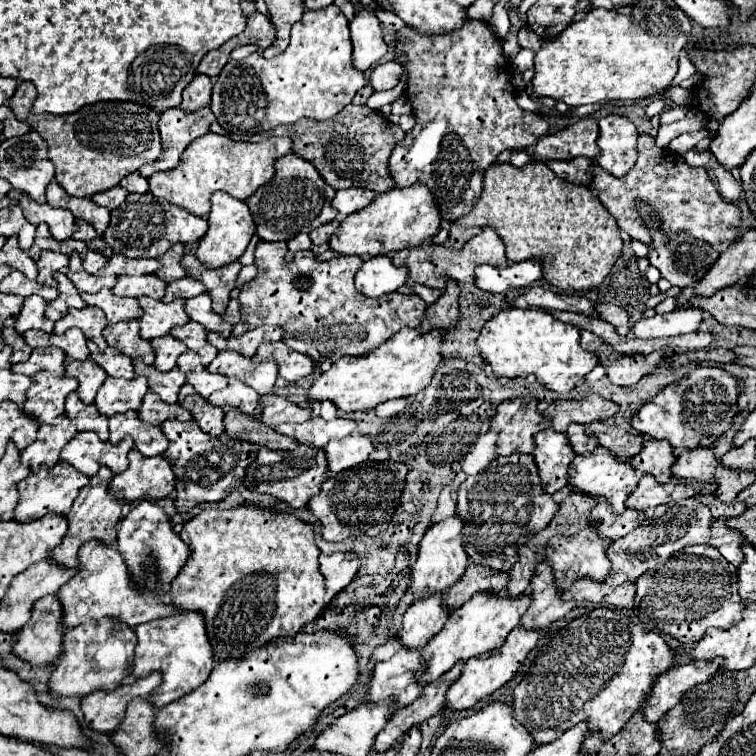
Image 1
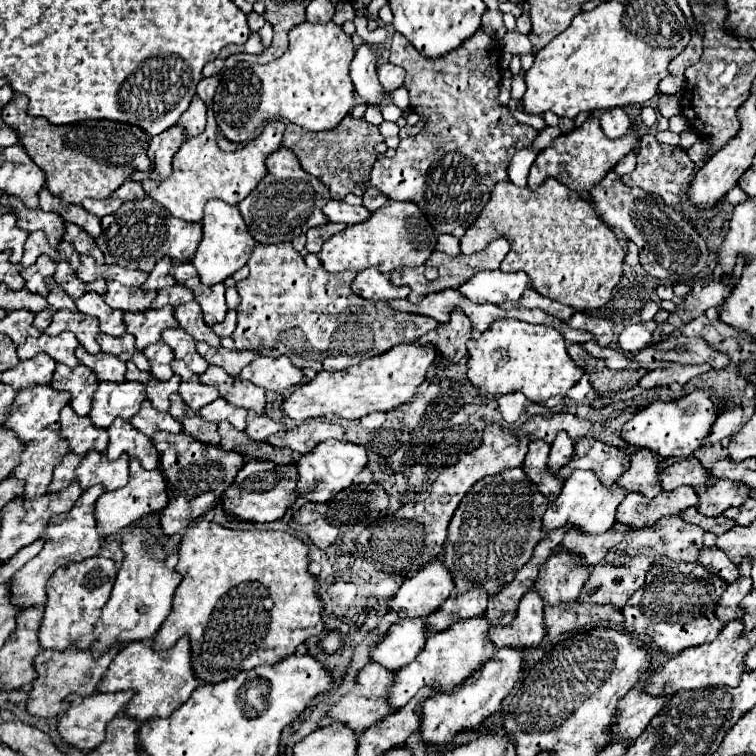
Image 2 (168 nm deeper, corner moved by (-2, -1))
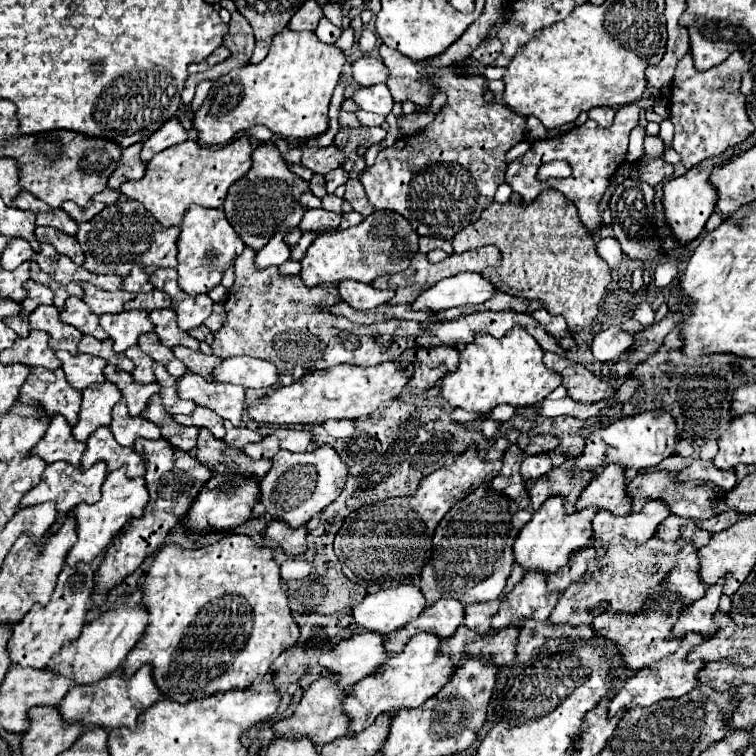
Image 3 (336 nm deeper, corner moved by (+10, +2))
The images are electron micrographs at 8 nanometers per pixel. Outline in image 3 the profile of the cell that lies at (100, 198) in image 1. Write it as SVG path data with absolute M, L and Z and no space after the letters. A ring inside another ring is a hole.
M64 202L62 204L62 210L66 212L66 214L70 214L72 218L74 218L74 222L88 222L88 220L92 220L100 210L104 208L104 204L100 204L100 202L88 202L88 206L86 208L80 208L78 204L74 204L74 202Z

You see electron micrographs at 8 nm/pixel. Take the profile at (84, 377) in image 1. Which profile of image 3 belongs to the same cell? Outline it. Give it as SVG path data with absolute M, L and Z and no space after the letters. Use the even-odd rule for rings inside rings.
M30 368L30 376L24 386L20 386L18 400L40 408L48 418L60 414L70 426L74 426L78 422L82 392L68 386L60 368L54 372L46 368Z

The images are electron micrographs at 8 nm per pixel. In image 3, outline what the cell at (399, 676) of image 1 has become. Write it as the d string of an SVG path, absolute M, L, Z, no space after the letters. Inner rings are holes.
M322 676L308 688L304 688L302 700L296 708L296 712L280 722L274 724L276 738L310 738L316 746L324 746L348 732L348 716L342 714L340 706L346 692L336 686L334 676Z

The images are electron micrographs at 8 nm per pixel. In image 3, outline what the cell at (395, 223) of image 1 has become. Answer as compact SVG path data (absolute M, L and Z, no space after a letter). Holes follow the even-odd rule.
M376 210L370 216L366 216L358 226L318 234L316 240L310 244L306 256L300 260L300 278L308 288L320 284L338 284L342 280L370 284L378 276L406 270L416 252L418 236L412 230L410 222L396 212Z

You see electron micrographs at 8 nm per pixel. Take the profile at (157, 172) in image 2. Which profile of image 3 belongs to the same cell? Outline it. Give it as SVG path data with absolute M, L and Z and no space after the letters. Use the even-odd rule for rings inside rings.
M140 144L122 150L118 168L112 172L112 178L108 178L108 188L118 188L122 182L128 180L140 180L144 176L144 168L146 166L140 160Z

